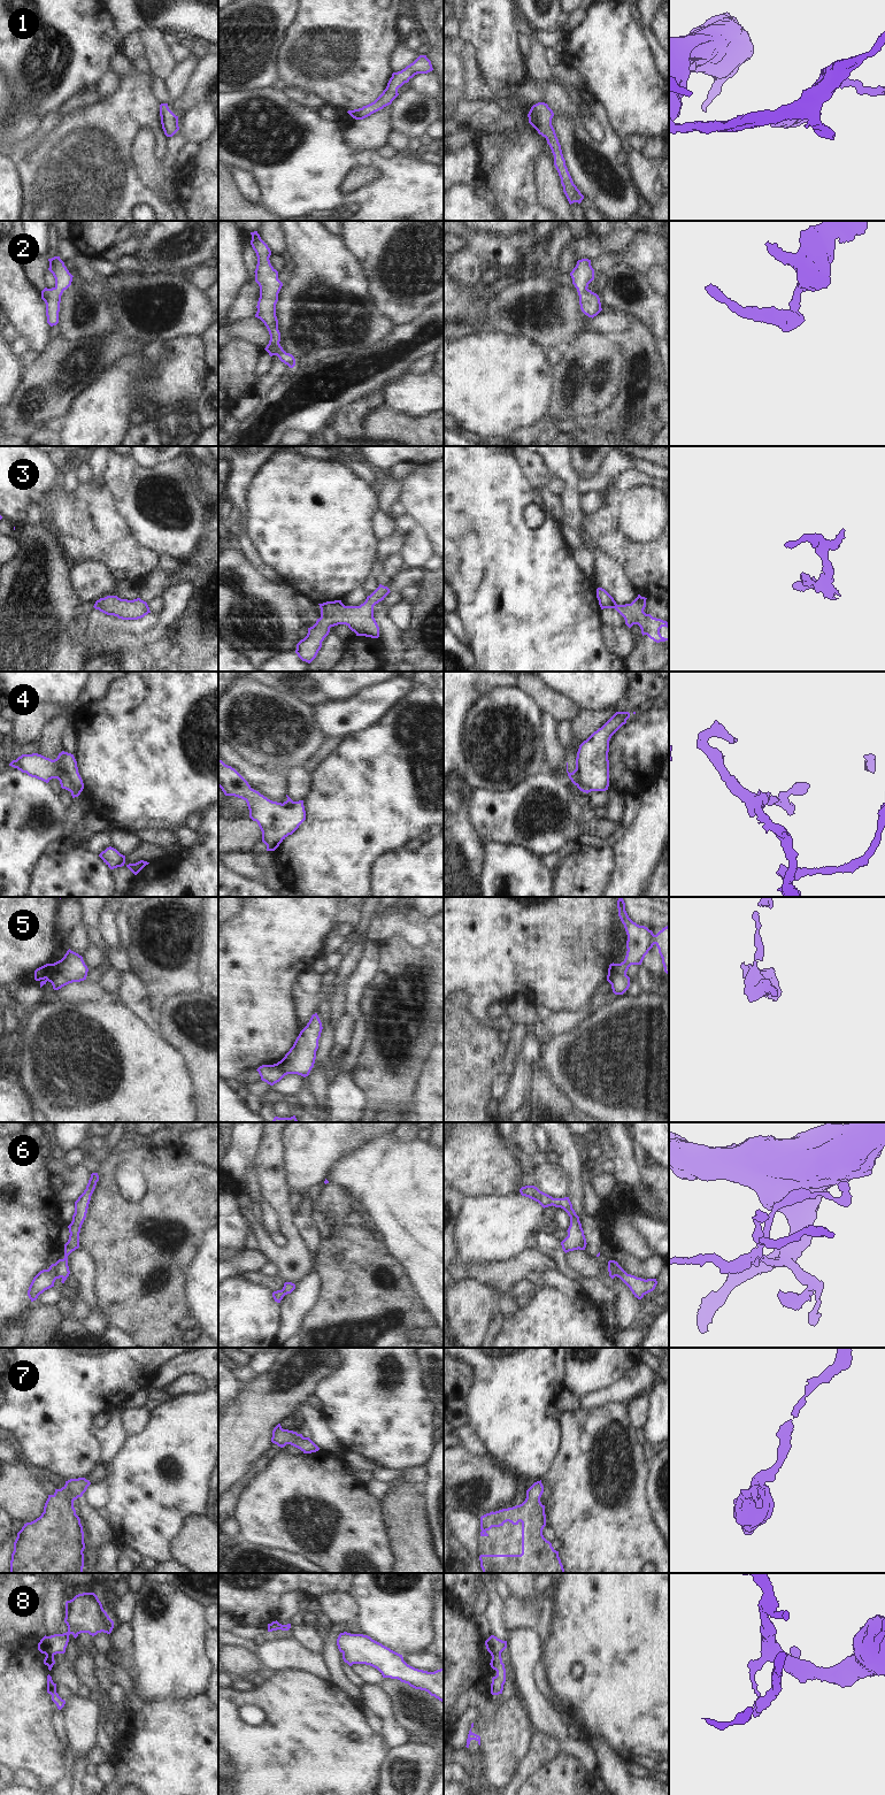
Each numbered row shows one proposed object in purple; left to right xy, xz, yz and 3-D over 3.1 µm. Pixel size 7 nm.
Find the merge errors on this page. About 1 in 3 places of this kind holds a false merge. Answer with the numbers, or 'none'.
4, 5, 6, 8

